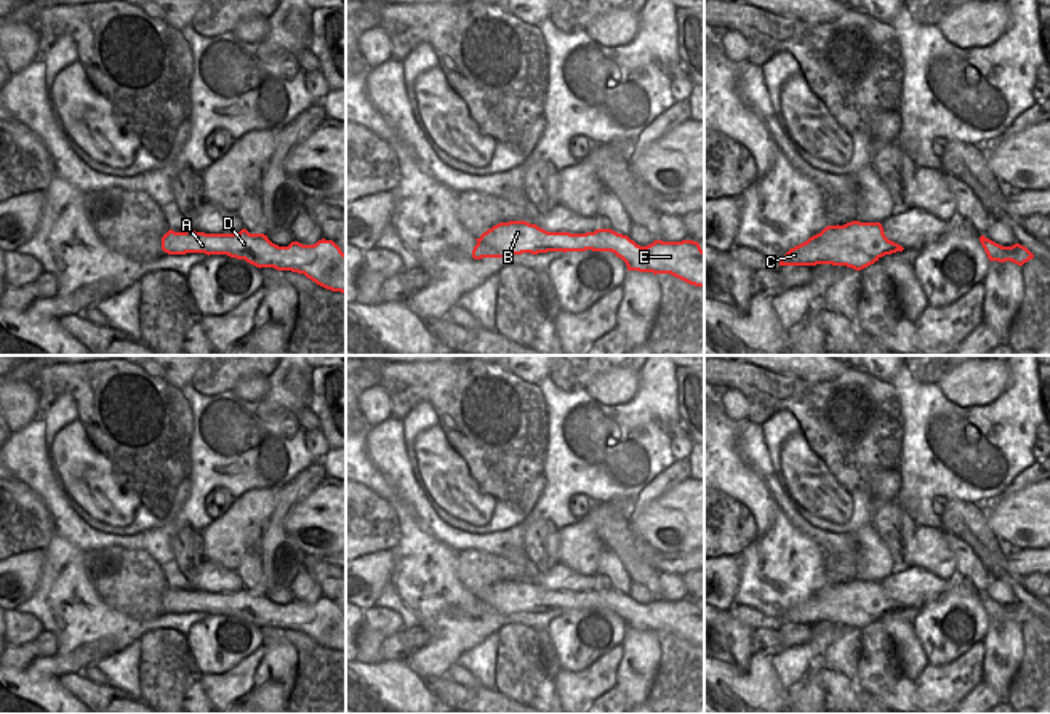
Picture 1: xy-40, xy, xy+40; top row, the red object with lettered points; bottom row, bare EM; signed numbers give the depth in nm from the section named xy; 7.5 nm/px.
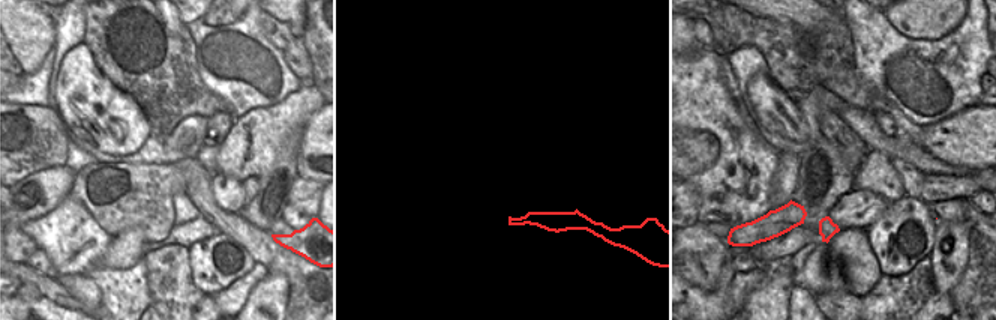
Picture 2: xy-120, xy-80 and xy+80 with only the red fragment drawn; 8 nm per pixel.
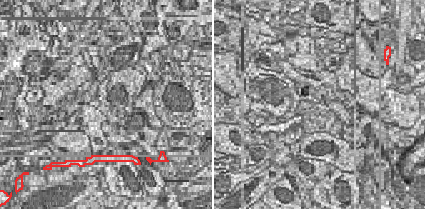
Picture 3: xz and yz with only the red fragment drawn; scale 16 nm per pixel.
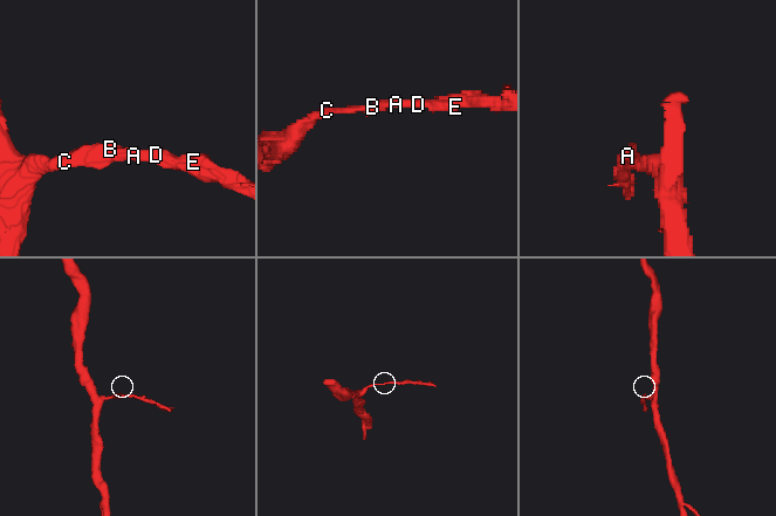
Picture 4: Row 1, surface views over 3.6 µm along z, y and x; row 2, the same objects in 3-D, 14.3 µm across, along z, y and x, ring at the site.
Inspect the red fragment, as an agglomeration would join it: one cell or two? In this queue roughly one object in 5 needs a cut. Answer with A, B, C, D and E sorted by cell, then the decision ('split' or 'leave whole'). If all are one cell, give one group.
A B C D E; leave whole

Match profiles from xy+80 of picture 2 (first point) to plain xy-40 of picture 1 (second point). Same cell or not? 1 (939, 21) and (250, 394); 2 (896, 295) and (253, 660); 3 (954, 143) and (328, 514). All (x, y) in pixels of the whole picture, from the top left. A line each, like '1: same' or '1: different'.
1: same
2: same
3: same

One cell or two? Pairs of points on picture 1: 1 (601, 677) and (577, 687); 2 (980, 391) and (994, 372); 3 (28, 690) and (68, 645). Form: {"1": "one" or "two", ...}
{"1": "one", "2": "one", "3": "two"}

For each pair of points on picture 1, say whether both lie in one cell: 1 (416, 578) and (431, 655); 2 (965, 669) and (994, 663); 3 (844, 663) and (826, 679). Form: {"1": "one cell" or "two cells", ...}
{"1": "two cells", "2": "two cells", "3": "two cells"}

